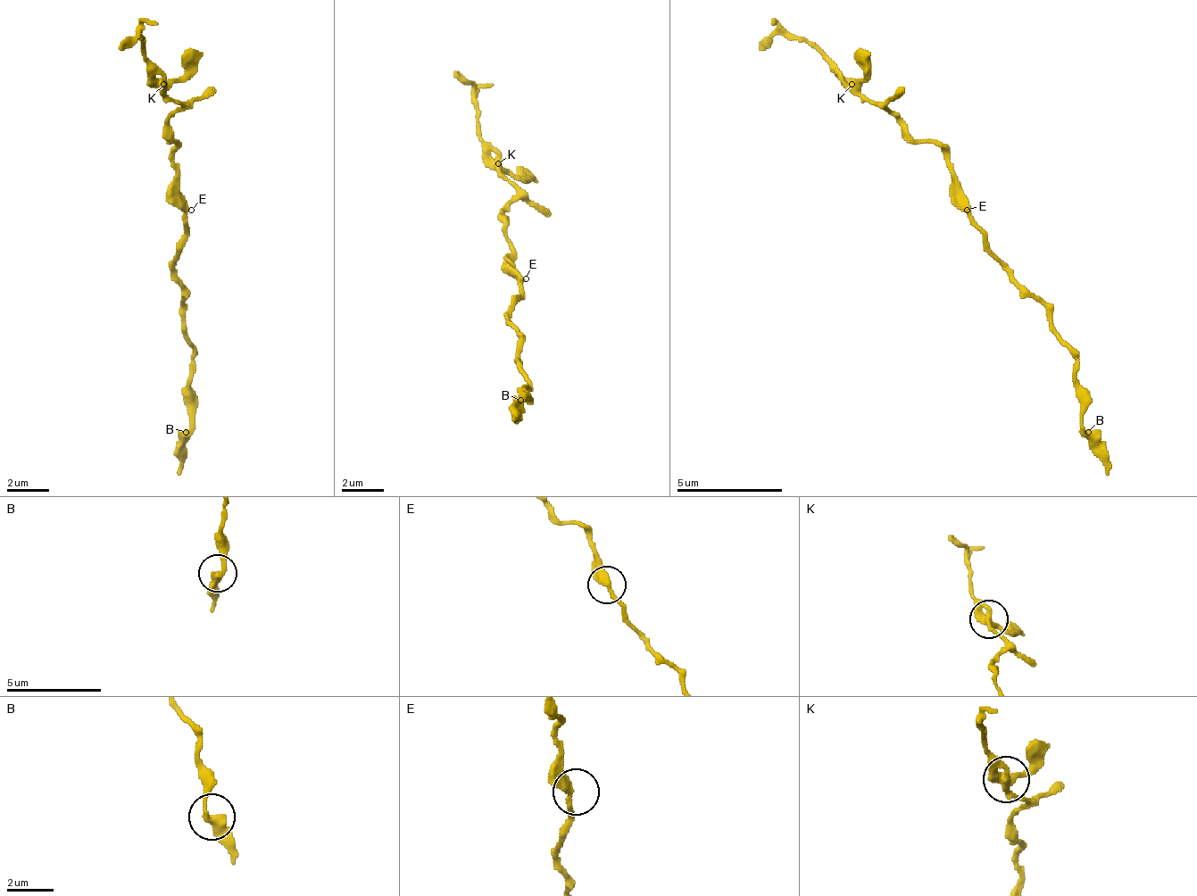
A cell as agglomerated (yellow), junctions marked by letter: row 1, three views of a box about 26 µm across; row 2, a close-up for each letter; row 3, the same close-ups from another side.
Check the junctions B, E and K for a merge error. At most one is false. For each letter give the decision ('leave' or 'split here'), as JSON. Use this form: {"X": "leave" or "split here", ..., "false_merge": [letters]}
{"B": "leave", "E": "leave", "K": "leave", "false_merge": []}

